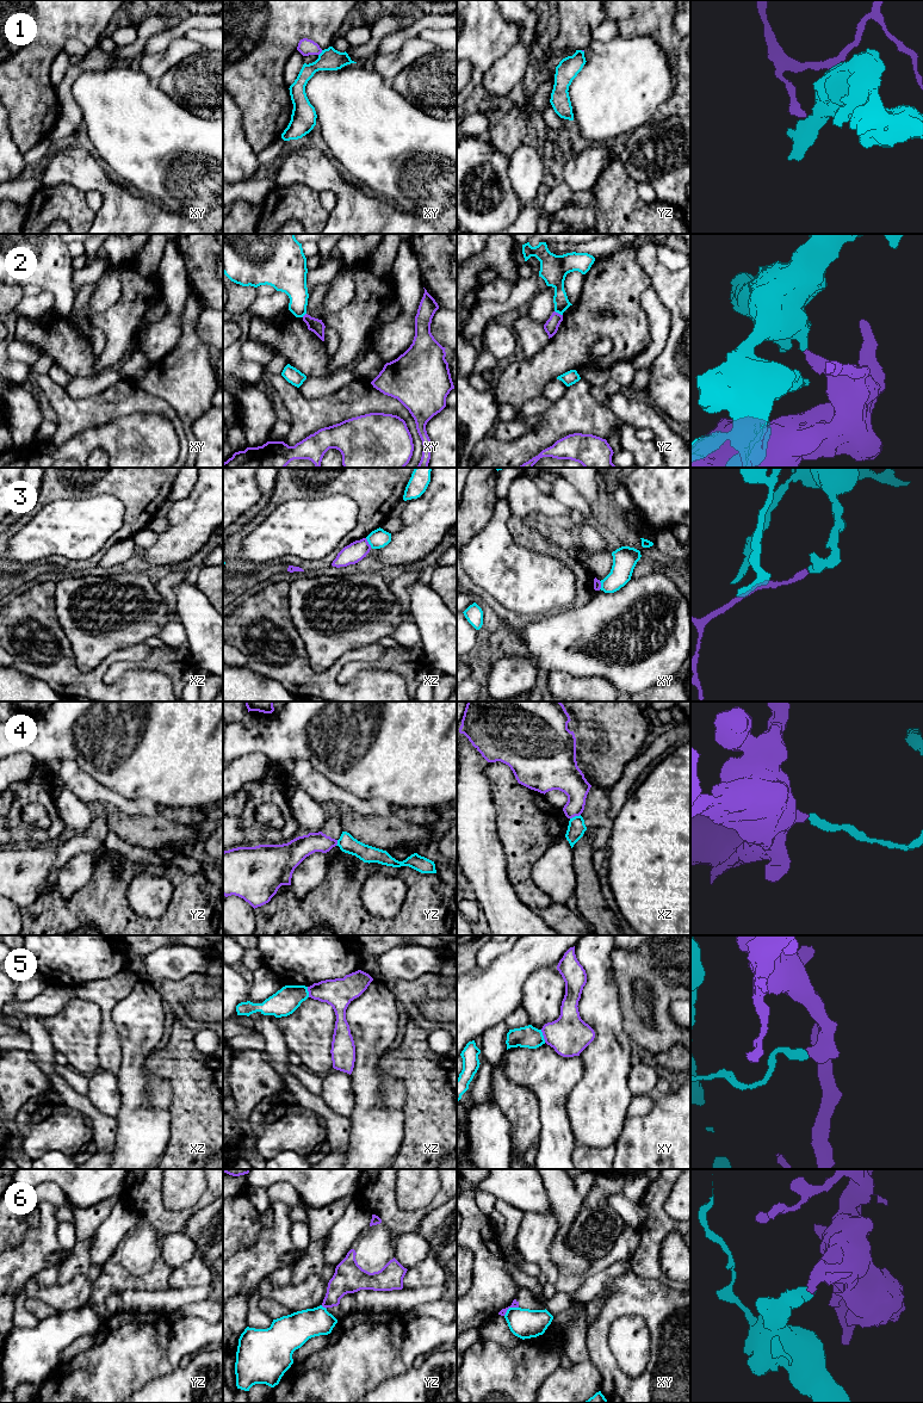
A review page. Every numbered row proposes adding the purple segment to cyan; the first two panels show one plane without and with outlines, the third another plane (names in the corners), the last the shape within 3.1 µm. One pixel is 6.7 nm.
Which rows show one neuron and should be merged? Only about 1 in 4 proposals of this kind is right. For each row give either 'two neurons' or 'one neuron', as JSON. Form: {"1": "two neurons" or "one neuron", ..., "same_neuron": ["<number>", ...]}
{"1": "two neurons", "2": "two neurons", "3": "two neurons", "4": "two neurons", "5": "two neurons", "6": "two neurons", "same_neuron": []}

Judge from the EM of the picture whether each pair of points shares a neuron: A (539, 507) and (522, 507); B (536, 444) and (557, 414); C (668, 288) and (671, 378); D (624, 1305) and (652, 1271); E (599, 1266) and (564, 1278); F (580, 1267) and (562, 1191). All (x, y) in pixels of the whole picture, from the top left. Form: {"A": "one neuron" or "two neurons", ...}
{"A": "one neuron", "B": "one neuron", "C": "one neuron", "D": "two neurons", "E": "one neuron", "F": "one neuron"}

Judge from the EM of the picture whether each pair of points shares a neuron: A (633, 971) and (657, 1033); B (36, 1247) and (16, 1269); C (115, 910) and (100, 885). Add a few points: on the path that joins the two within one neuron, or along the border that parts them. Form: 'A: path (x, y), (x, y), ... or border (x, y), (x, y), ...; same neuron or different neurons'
A: path (651, 981), (661, 990), (661, 1015); same neuron
B: path (32, 1253), (22, 1264); same neuron
C: path (109, 904), (105, 901), (105, 891); same neuron

